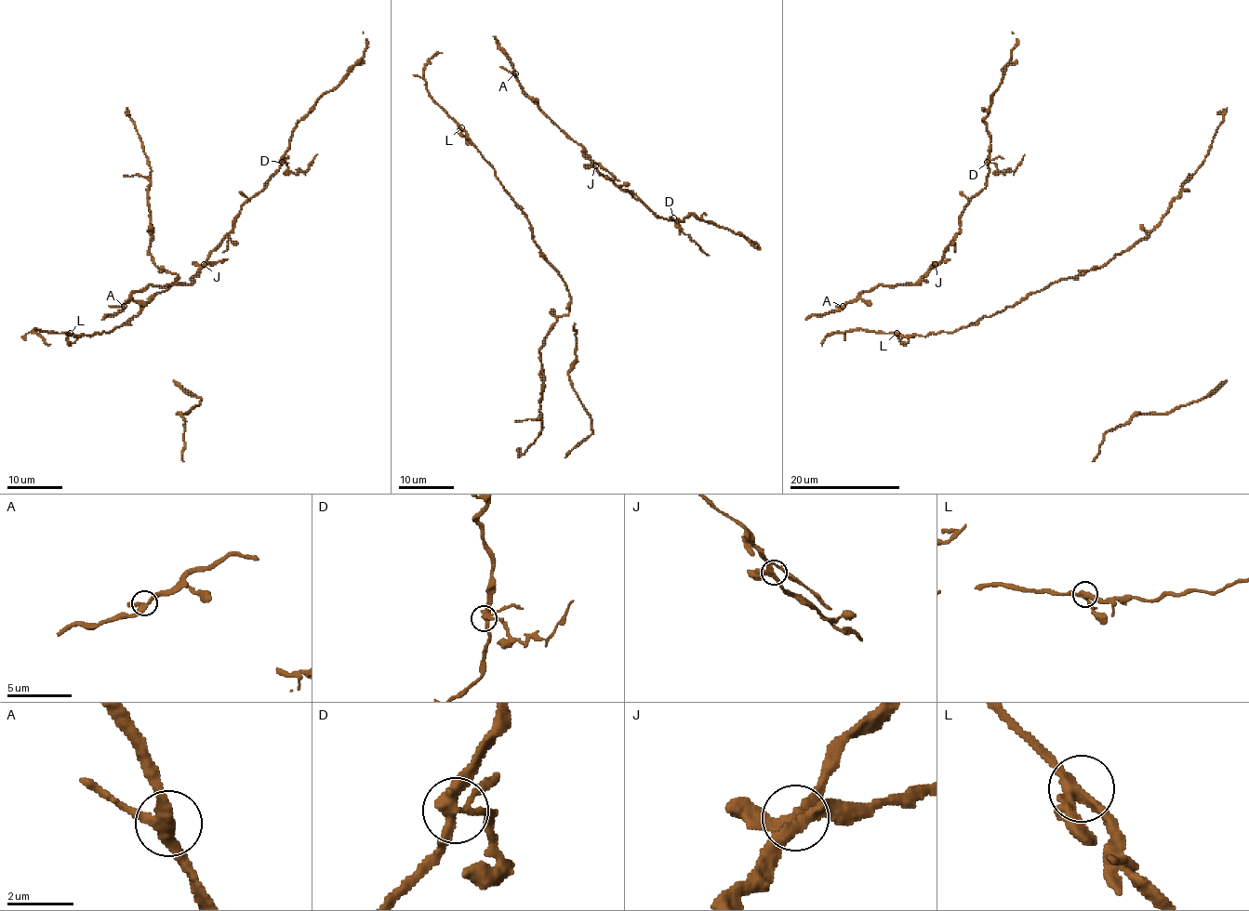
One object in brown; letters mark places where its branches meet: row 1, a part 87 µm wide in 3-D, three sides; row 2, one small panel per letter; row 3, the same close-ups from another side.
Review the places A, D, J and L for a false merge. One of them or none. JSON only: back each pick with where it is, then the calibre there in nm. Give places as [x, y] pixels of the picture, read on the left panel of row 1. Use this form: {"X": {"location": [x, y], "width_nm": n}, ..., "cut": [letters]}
{"D": {"location": [282, 162], "width_nm": 320}, "cut": ["D"]}

